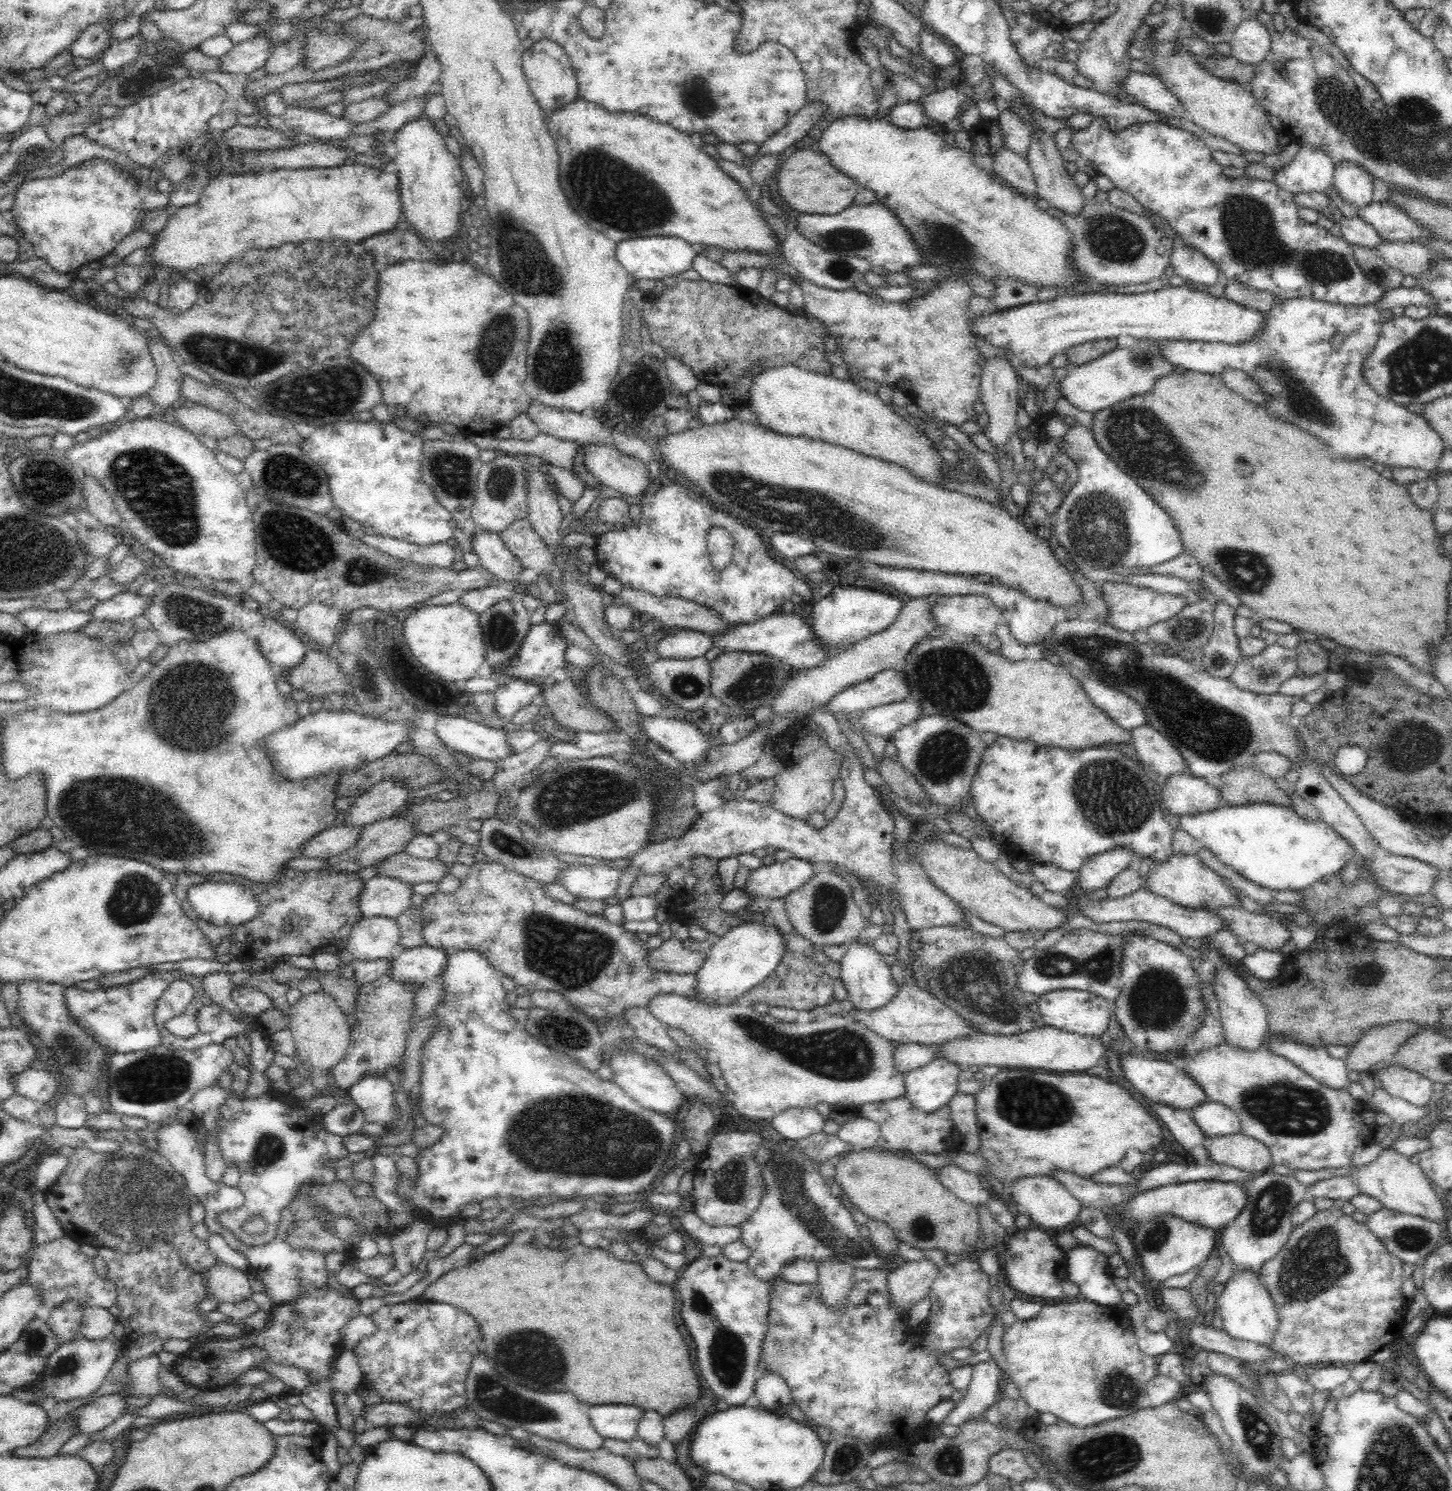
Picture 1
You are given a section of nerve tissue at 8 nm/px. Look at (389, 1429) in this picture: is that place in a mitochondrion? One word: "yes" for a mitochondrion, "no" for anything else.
no

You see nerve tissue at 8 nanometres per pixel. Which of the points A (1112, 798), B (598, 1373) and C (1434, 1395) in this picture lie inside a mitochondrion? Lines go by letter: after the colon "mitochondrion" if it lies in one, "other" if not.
A: mitochondrion
B: other
C: other

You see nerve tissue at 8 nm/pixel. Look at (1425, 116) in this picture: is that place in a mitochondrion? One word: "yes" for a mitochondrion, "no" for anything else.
yes

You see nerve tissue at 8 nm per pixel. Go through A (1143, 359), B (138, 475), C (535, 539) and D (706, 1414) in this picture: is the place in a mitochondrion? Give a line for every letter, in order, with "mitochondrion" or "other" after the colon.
A: mitochondrion
B: mitochondrion
C: other
D: other

